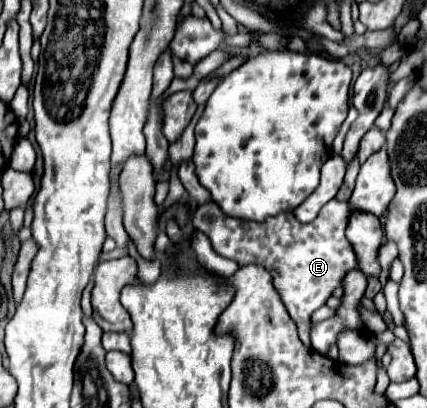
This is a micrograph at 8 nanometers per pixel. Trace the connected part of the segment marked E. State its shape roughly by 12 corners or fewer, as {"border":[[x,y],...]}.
{"border":[[337,198],[309,224],[197,206],[217,254],[261,264],[307,346],[311,314],[357,268]]}

